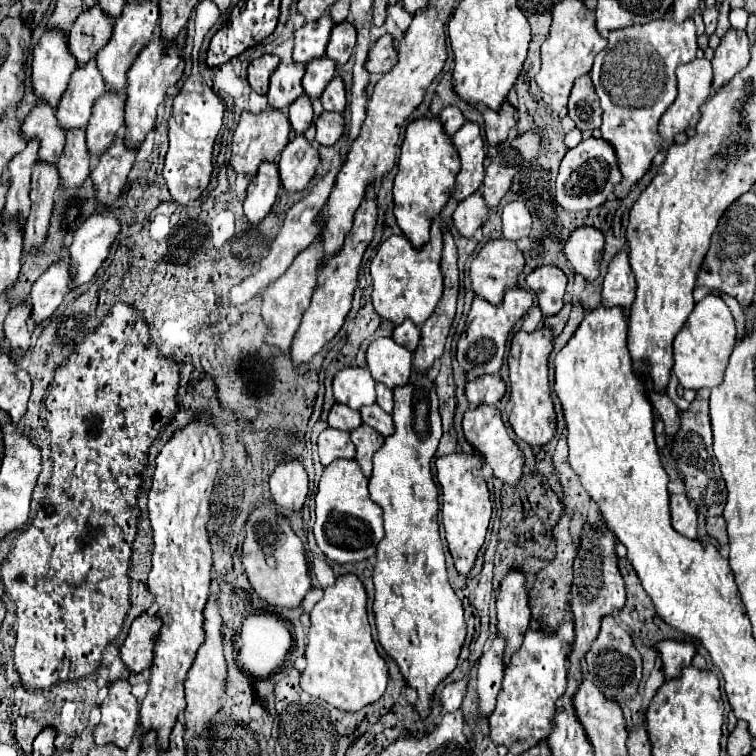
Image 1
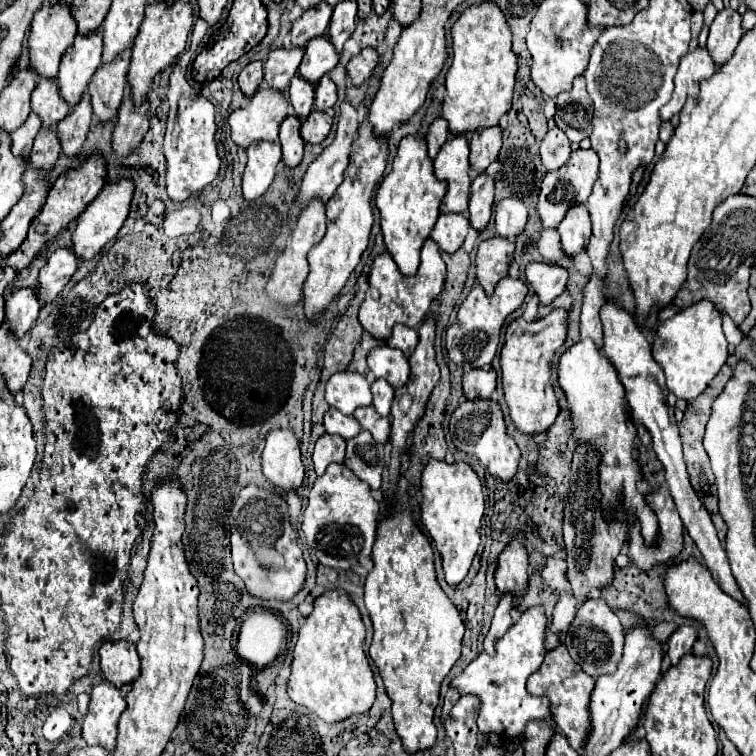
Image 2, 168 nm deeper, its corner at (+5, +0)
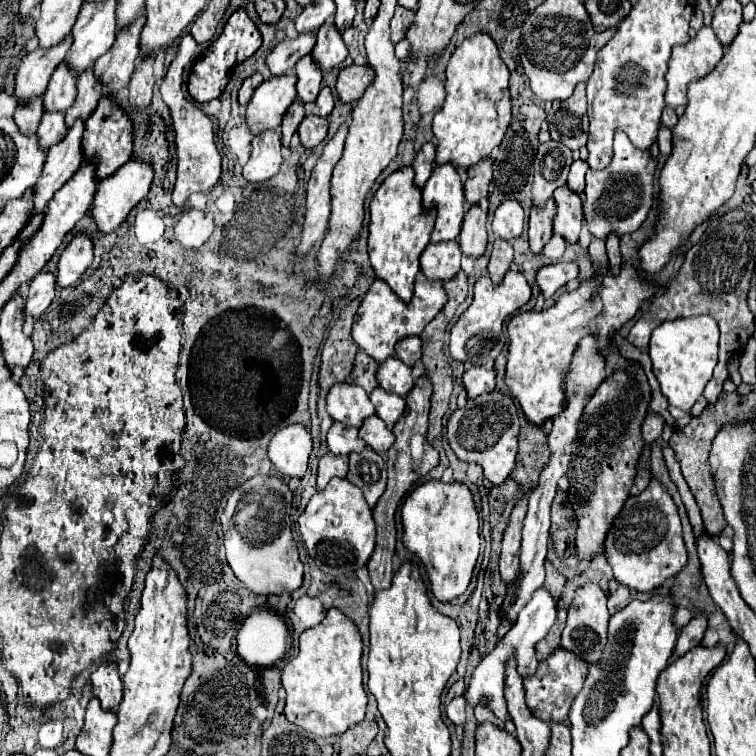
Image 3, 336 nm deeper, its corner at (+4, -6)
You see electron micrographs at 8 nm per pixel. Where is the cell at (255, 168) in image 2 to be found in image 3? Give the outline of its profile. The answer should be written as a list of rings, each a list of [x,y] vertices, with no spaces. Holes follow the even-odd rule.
[[[265,130],[265,134],[257,134],[253,138],[251,158],[243,166],[245,180],[263,182],[263,180],[269,180],[271,176],[275,176],[283,162],[279,148],[281,148],[279,130]]]

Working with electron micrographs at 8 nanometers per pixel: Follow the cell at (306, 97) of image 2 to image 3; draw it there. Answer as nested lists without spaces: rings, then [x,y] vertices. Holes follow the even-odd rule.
[[[311,54],[303,56],[299,62],[297,62],[297,92],[299,92],[299,98],[307,104],[307,102],[313,102],[319,94],[319,88],[321,88],[321,68],[319,64],[313,60]]]

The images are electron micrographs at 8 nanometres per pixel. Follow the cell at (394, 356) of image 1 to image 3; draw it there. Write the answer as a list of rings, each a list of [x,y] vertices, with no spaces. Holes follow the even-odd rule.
[[[391,356],[387,358],[385,362],[379,364],[379,370],[377,370],[377,380],[379,380],[379,386],[385,390],[385,392],[393,392],[393,394],[399,394],[399,396],[407,396],[411,392],[411,388],[415,386],[413,382],[413,374],[411,374],[411,368],[405,366],[399,358]]]

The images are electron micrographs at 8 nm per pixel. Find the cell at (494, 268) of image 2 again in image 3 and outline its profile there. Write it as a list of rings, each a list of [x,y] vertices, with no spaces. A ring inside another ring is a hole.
[[[497,238],[493,242],[493,252],[491,252],[491,258],[489,258],[489,276],[493,282],[501,282],[505,272],[509,270],[513,262],[513,248],[507,240],[501,240]]]

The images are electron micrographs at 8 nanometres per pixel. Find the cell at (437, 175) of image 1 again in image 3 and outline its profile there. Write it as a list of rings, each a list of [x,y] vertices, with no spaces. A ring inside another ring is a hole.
[[[427,142],[415,156],[413,168],[401,168],[399,172],[393,172],[375,192],[371,206],[369,206],[369,236],[367,236],[367,246],[369,246],[369,260],[375,270],[375,278],[383,280],[389,284],[389,288],[403,300],[409,302],[413,296],[413,282],[419,272],[419,256],[429,244],[431,232],[433,232],[433,222],[435,222],[435,212],[425,212],[421,204],[421,190],[425,182],[431,176],[435,162],[435,146]]]

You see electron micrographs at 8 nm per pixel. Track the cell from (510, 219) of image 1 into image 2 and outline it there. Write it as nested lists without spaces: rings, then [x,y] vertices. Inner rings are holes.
[[[504,198],[496,204],[496,230],[500,236],[514,240],[522,234],[528,220],[526,206],[516,198]]]

